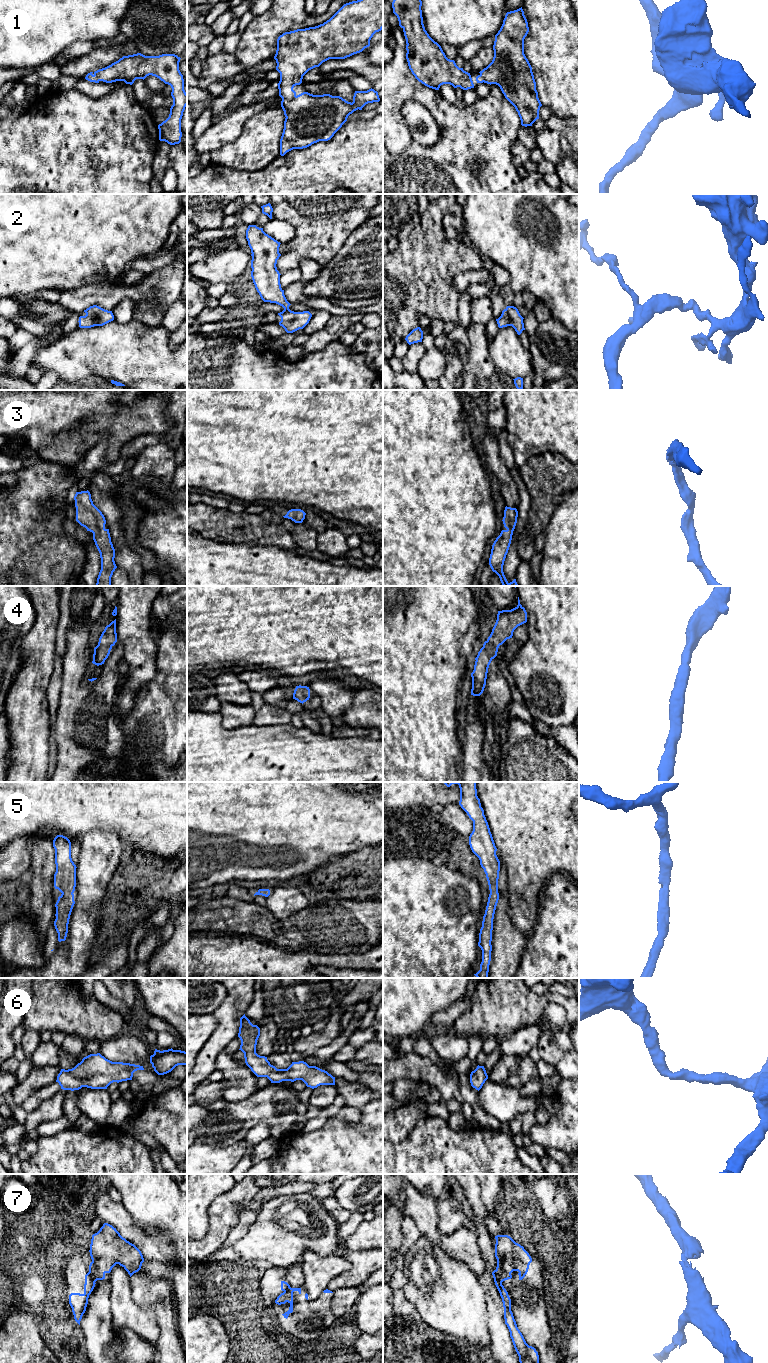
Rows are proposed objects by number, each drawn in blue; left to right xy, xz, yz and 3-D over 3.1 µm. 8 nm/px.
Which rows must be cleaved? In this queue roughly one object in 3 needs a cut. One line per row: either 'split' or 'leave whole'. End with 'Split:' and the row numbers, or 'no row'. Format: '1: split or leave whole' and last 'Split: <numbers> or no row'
1: leave whole
2: leave whole
3: leave whole
4: leave whole
5: leave whole
6: leave whole
7: split
Split: 7

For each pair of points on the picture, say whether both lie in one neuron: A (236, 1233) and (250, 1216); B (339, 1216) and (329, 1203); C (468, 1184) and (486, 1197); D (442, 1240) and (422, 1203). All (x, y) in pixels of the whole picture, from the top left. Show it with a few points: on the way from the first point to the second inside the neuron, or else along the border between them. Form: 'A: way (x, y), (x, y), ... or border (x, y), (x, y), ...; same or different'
A: way (240, 1229), (246, 1220); same
B: way (338, 1213), (332, 1206); same
C: border (479, 1184), (482, 1204), (487, 1215); different
D: way (433, 1232), (428, 1226), (423, 1212); same

